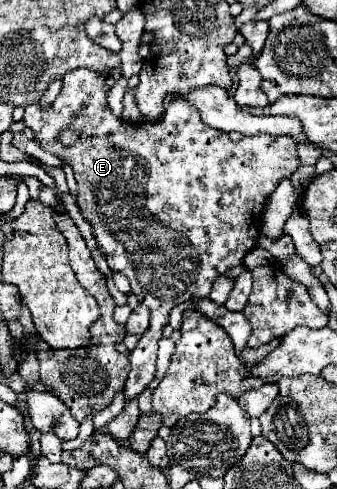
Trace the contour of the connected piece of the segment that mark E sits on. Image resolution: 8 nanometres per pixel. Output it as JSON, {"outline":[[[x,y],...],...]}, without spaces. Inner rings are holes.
{"outline":[[[73,69],[73,71],[67,71],[63,75],[63,87],[61,87],[61,93],[57,95],[57,99],[53,101],[53,105],[49,109],[43,109],[39,103],[31,103],[25,107],[25,125],[31,127],[39,139],[39,145],[57,155],[59,159],[63,159],[65,163],[69,163],[75,171],[75,181],[77,181],[77,205],[83,213],[83,217],[91,223],[93,227],[93,237],[95,241],[99,243],[101,251],[107,255],[107,263],[113,271],[119,271],[123,273],[129,283],[131,283],[131,291],[137,295],[139,303],[145,303],[151,311],[151,325],[149,329],[141,335],[137,347],[131,351],[129,355],[129,361],[131,361],[131,371],[129,371],[129,377],[127,377],[127,383],[125,383],[125,401],[131,401],[135,399],[153,379],[155,379],[155,361],[157,361],[157,341],[161,339],[161,329],[163,325],[167,325],[167,317],[169,317],[169,311],[177,305],[177,303],[183,303],[191,297],[207,297],[209,291],[211,291],[211,285],[213,281],[225,273],[225,269],[229,267],[235,267],[235,265],[241,265],[243,263],[243,257],[249,249],[255,247],[255,241],[257,241],[257,235],[259,235],[259,227],[261,227],[261,217],[263,215],[263,207],[265,207],[265,199],[269,197],[269,191],[273,191],[273,187],[277,185],[277,179],[285,179],[285,177],[291,177],[295,173],[295,169],[299,167],[299,161],[297,161],[297,155],[295,155],[295,143],[293,139],[285,139],[285,137],[277,137],[277,135],[255,135],[255,137],[243,137],[239,141],[231,141],[227,133],[219,131],[219,129],[213,129],[209,125],[205,125],[197,113],[197,109],[183,97],[177,97],[165,111],[163,119],[157,121],[157,123],[127,123],[123,121],[121,117],[113,115],[113,111],[109,109],[107,105],[107,79],[95,71],[89,71],[89,69]],[[63,127],[73,127],[81,139],[73,145],[73,147],[65,147],[59,143],[57,135]]]}

